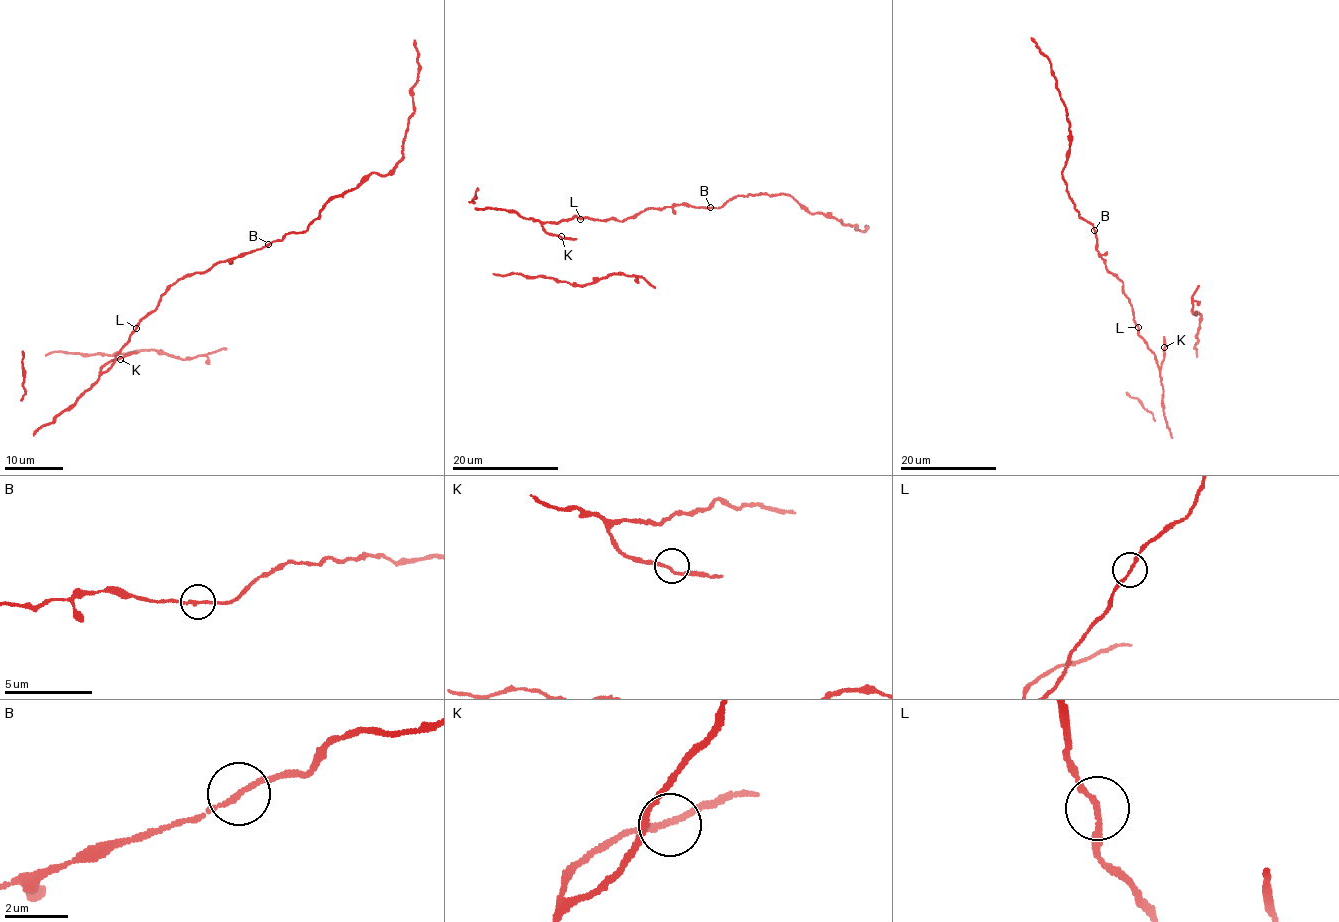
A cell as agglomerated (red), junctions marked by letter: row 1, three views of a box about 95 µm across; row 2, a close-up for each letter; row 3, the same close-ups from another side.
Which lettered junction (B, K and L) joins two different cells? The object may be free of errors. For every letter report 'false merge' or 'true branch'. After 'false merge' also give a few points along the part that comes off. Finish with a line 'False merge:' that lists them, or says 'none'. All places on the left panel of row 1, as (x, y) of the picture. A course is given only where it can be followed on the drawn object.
B: true branch
K: true branch
L: true branch
False merge: none

